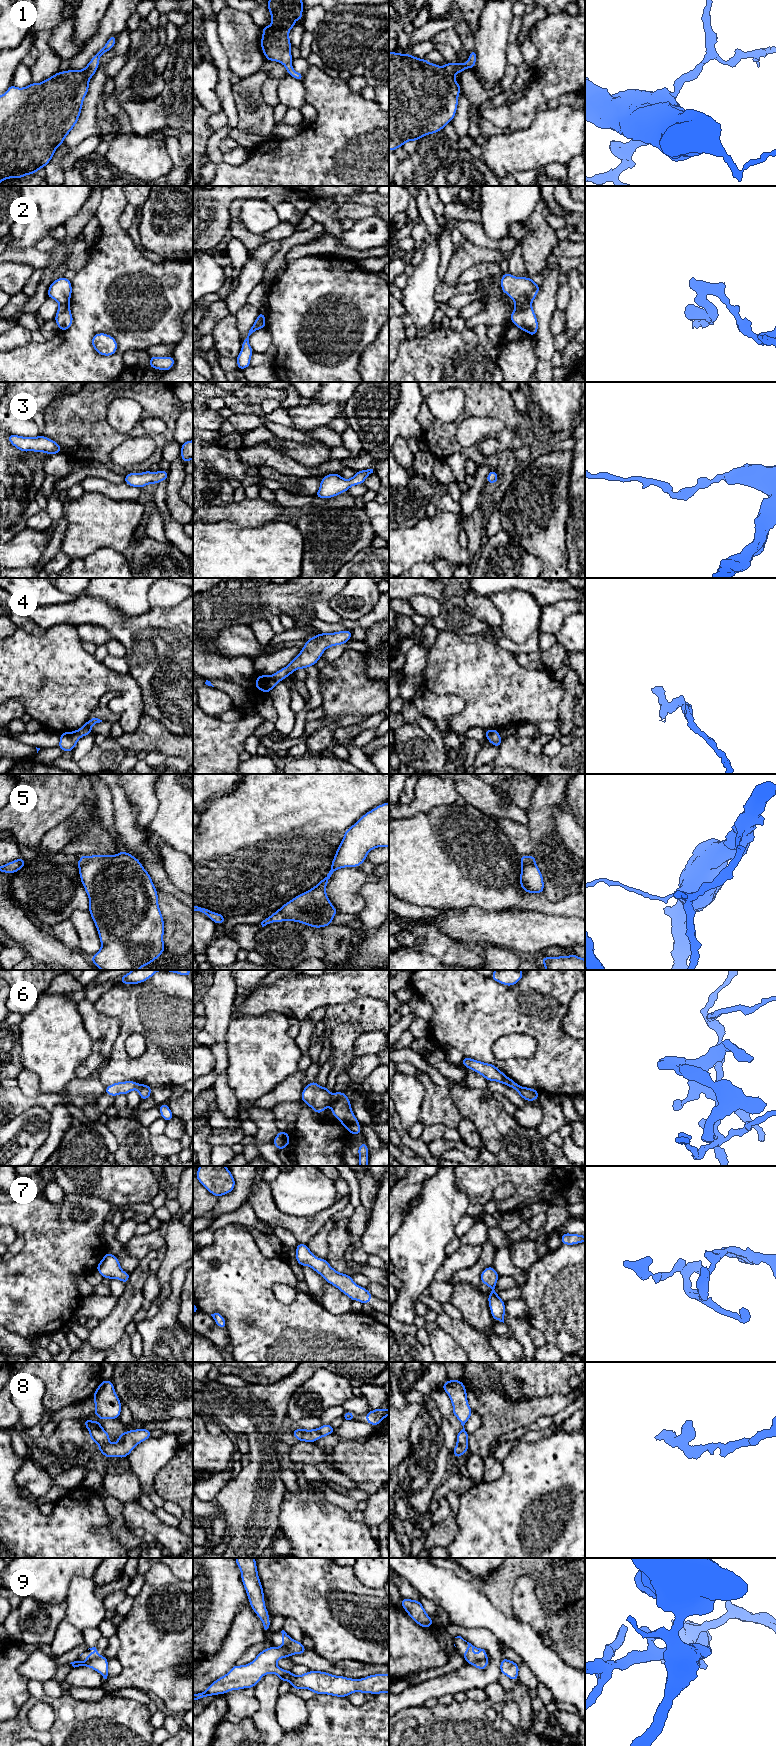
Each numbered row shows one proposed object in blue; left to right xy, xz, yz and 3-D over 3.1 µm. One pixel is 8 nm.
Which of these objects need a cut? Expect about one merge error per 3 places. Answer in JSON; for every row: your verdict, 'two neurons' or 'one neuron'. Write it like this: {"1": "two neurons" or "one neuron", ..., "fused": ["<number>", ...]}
{"1": "one neuron", "2": "two neurons", "3": "one neuron", "4": "one neuron", "5": "two neurons", "6": "two neurons", "7": "one neuron", "8": "one neuron", "9": "two neurons", "fused": ["2", "5", "6", "9"]}

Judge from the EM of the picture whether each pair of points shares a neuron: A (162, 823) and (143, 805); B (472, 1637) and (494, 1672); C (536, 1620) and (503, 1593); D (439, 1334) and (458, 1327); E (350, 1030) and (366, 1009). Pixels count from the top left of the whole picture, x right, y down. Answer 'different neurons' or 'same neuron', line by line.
A: different neurons
B: same neuron
C: different neurons
D: different neurons
E: different neurons

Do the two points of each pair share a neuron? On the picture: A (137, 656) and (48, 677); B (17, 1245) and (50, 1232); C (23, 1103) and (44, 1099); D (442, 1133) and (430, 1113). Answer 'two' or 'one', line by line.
A: two
B: two
C: one
D: two

